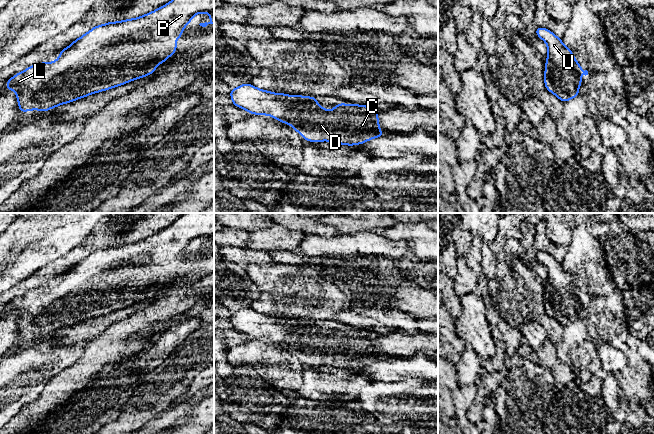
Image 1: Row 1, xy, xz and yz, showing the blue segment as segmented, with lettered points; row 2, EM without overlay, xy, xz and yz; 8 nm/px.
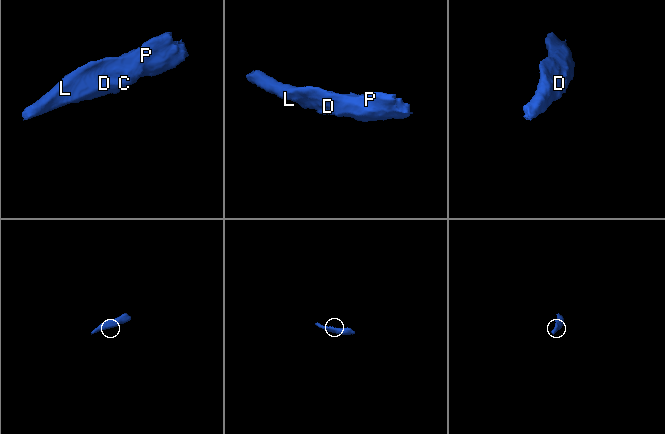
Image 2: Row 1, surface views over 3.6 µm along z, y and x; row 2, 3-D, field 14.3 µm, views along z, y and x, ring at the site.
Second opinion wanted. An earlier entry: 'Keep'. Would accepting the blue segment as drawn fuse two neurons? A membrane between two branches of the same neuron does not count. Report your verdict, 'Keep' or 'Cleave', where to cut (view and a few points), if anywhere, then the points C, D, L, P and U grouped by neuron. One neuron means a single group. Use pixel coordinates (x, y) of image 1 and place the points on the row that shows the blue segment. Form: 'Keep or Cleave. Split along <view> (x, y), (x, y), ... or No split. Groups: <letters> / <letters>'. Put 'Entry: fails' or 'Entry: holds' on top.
Entry: holds
Keep. No split. Groups: C D L P U

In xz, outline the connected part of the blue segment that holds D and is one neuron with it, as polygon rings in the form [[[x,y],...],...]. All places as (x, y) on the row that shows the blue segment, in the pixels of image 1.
[[[249,83],[232,88],[229,94],[236,107],[247,110],[250,114],[268,115],[284,124],[290,124],[297,133],[303,134],[302,139],[305,141],[329,141],[353,146],[385,135],[379,126],[379,110],[371,106],[338,103],[333,110],[327,110],[317,103],[317,97],[273,93]]]

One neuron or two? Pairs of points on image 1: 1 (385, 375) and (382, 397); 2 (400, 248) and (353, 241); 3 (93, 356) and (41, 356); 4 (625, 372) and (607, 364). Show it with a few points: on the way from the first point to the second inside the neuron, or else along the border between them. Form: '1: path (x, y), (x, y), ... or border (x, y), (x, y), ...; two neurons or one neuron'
1: border (372, 380), (392, 382); two neurons
2: path (388, 248), (365, 243); one neuron
3: border (86, 343), (83, 354), (71, 365), (61, 370); two neurons
4: path (621, 368), (617, 364), (611, 364); one neuron

